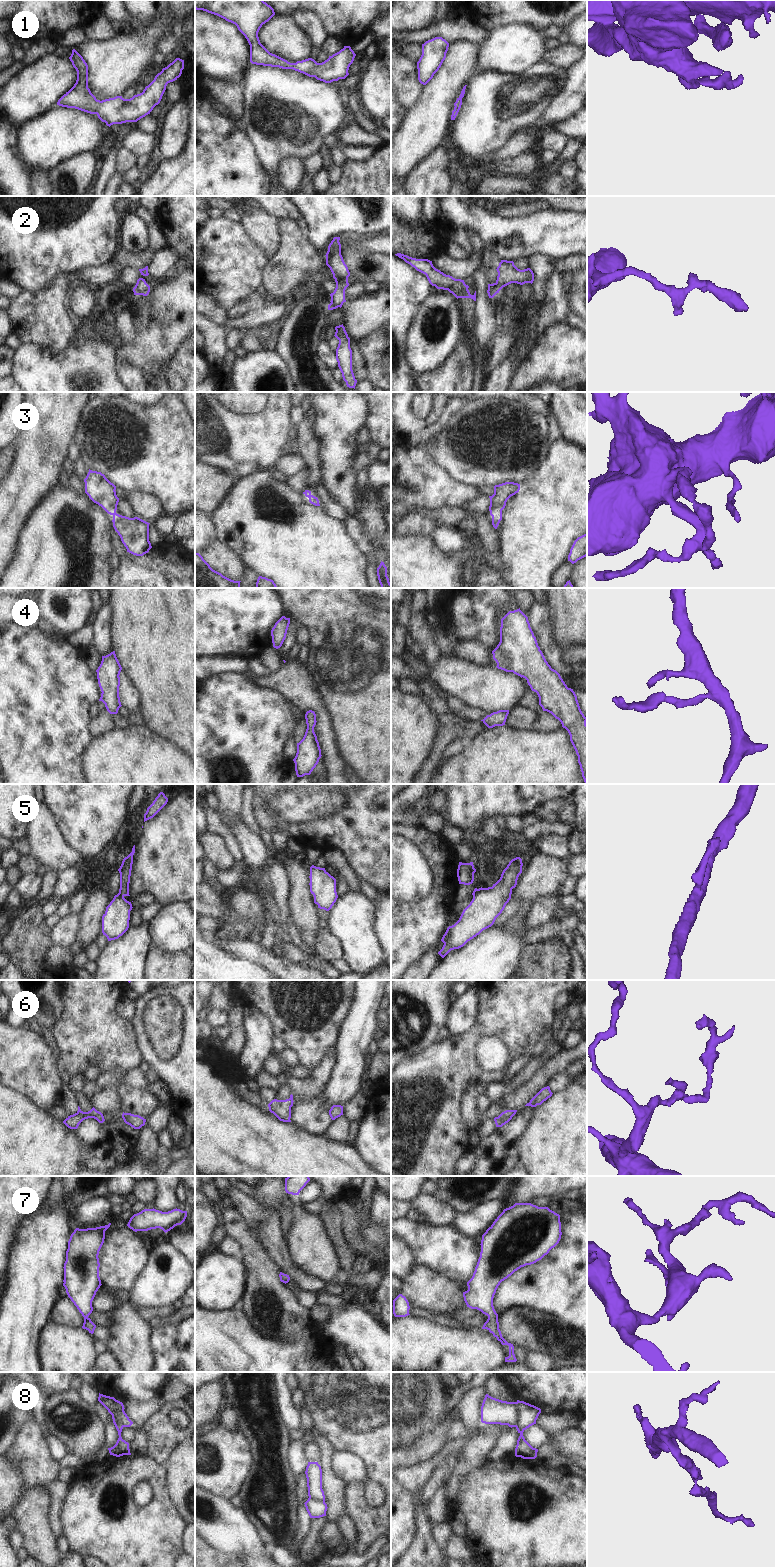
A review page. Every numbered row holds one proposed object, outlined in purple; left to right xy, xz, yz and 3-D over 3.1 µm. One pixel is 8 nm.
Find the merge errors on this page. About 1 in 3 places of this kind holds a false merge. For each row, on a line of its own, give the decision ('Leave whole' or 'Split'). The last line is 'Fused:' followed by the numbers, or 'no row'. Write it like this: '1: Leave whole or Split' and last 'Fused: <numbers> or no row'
1: Leave whole
2: Leave whole
3: Leave whole
4: Leave whole
5: Split
6: Leave whole
7: Leave whole
8: Split
Fused: 5, 8

